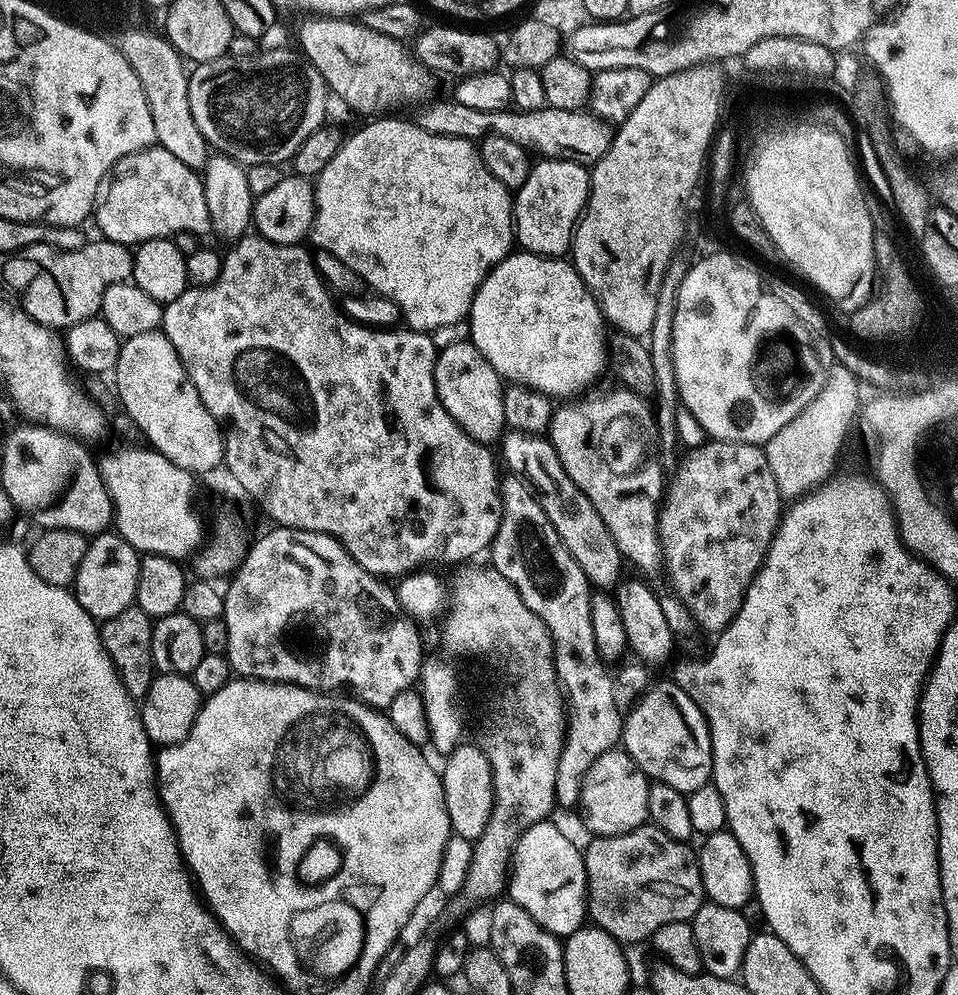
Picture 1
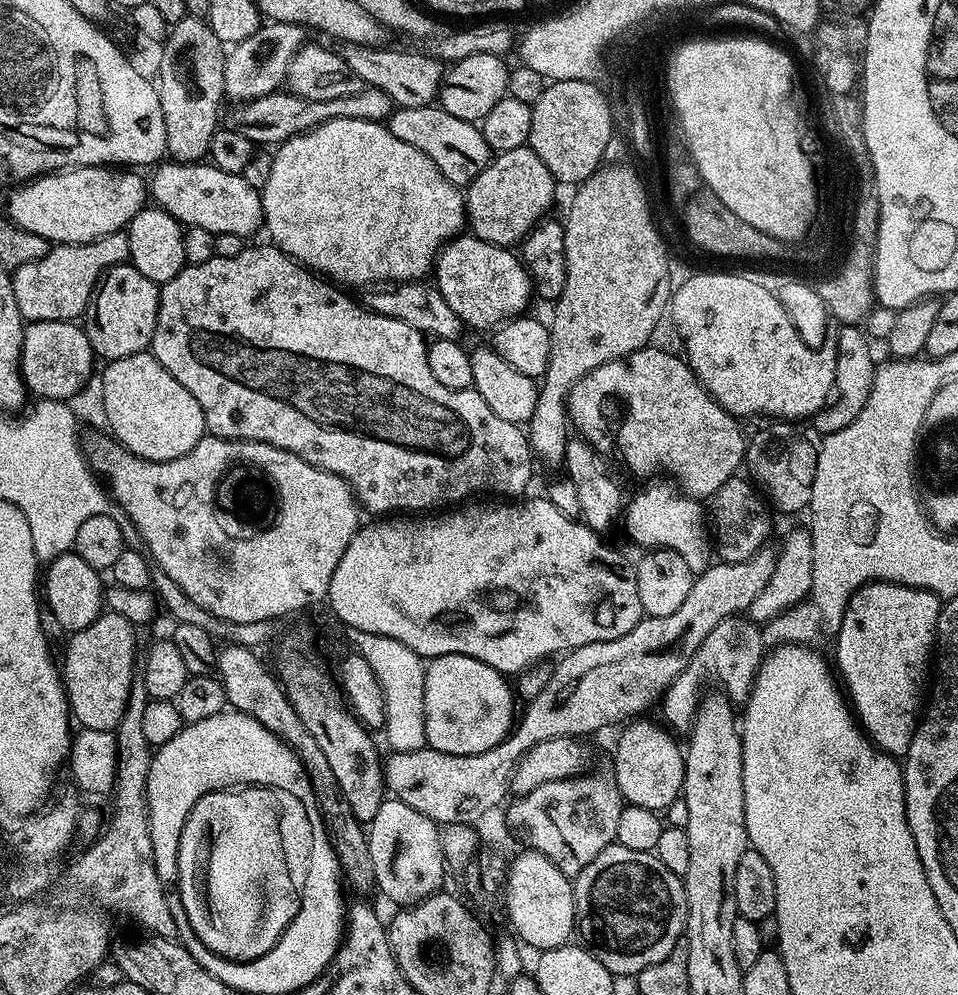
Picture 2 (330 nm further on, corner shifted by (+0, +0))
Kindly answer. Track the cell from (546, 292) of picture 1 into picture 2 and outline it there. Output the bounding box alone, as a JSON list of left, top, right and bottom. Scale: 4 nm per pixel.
[434,234,533,329]

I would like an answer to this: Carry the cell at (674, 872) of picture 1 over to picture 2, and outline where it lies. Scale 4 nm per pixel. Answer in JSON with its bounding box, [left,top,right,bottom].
[572,843,688,978]

